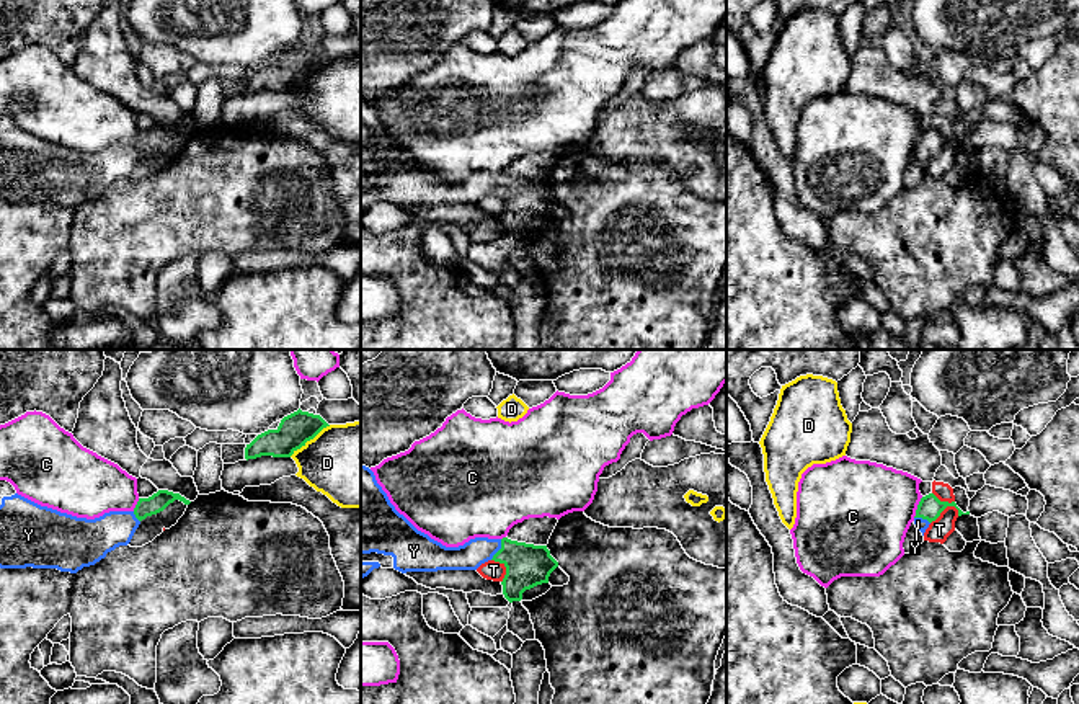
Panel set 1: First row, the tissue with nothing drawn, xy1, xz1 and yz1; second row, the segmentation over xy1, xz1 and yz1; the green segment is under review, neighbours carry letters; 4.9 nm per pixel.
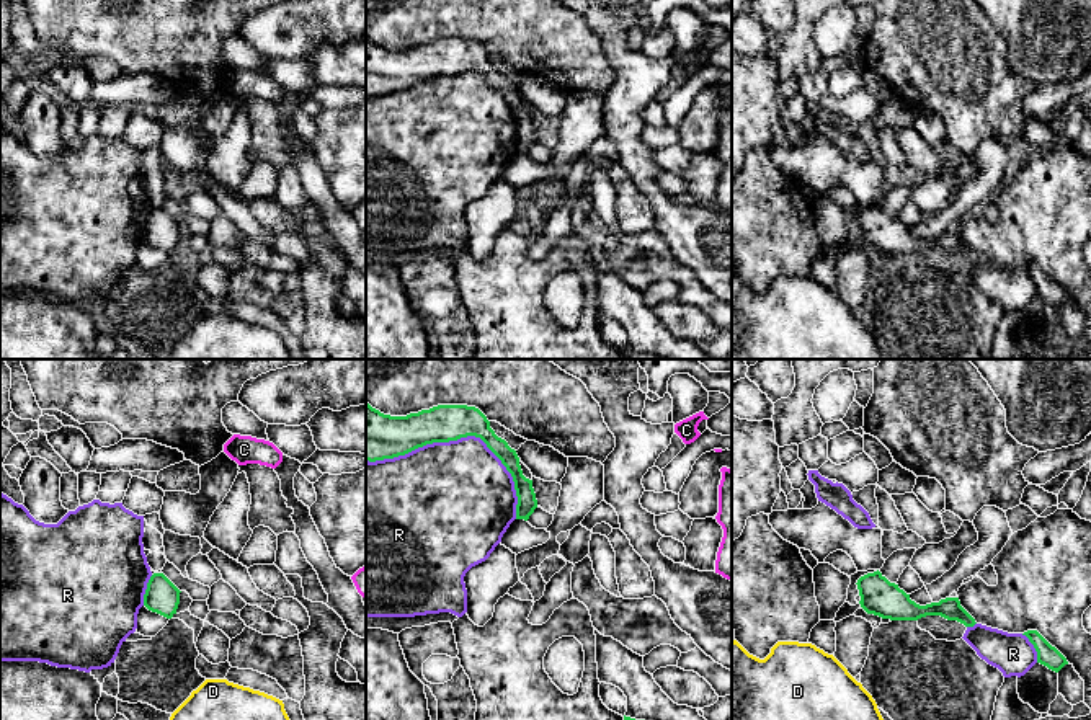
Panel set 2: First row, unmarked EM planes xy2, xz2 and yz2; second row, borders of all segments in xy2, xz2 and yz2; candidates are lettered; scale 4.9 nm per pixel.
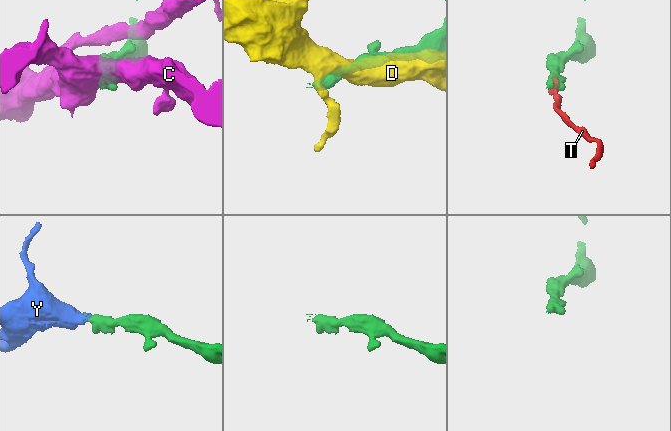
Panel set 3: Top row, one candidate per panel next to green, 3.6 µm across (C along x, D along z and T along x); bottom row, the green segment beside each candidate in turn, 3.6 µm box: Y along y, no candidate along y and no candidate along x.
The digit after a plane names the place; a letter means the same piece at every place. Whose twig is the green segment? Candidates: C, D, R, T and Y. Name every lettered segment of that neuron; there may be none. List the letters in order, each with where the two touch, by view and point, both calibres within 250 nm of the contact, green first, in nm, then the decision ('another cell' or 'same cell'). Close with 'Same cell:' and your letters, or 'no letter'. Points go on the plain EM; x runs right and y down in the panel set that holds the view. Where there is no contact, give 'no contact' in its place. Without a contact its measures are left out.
C: meets green in yz1 at (918, 141); 120 nm thick on the green side, 460 nm on the other; another cell
D: meets green in xy1 at (309, 74); 160 nm thick on the green side, 400 nm on the other; another cell
R: meets green in xz2 at (463, 71); 190 nm thick on the green side, 460 nm on the other; another cell
T: meets green in yz1 at (942, 144); 120 nm thick on the green side, 110 nm on the other; another cell
Y: meets green in xz1 at (500, 183); 220 nm thick on the green side, 140 nm on the other; same cell
Same cell: Y

